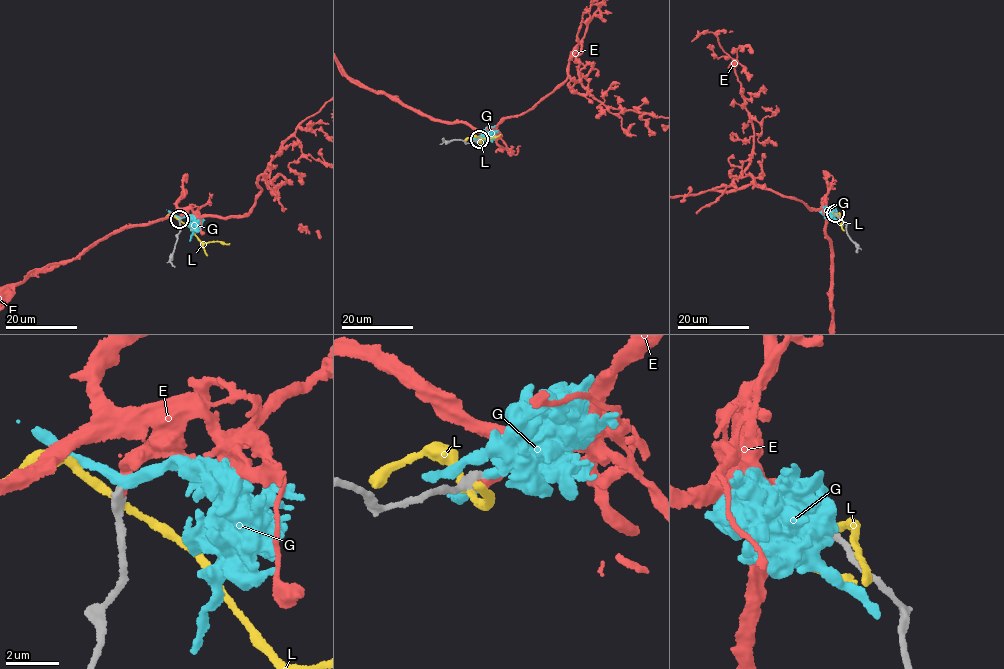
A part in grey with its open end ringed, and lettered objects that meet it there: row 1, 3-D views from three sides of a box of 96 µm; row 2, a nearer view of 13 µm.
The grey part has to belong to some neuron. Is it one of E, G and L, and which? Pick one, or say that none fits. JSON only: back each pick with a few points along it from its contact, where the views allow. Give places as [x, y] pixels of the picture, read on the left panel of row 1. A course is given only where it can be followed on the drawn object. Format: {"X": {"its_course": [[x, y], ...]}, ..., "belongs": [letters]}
{"E": {"its_course": [[179, 220], [181, 212], [173, 213], [108, 236], [77, 256], [31, 275]]}, "belongs": ["E"]}

